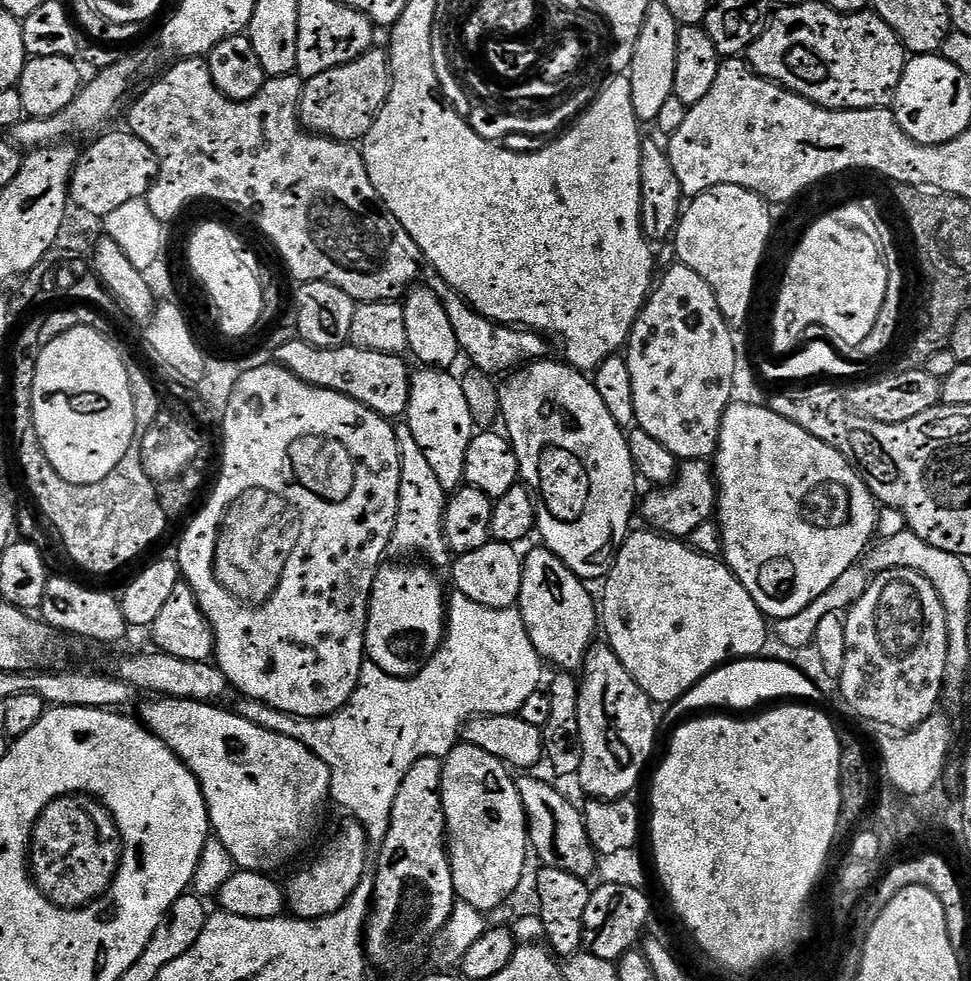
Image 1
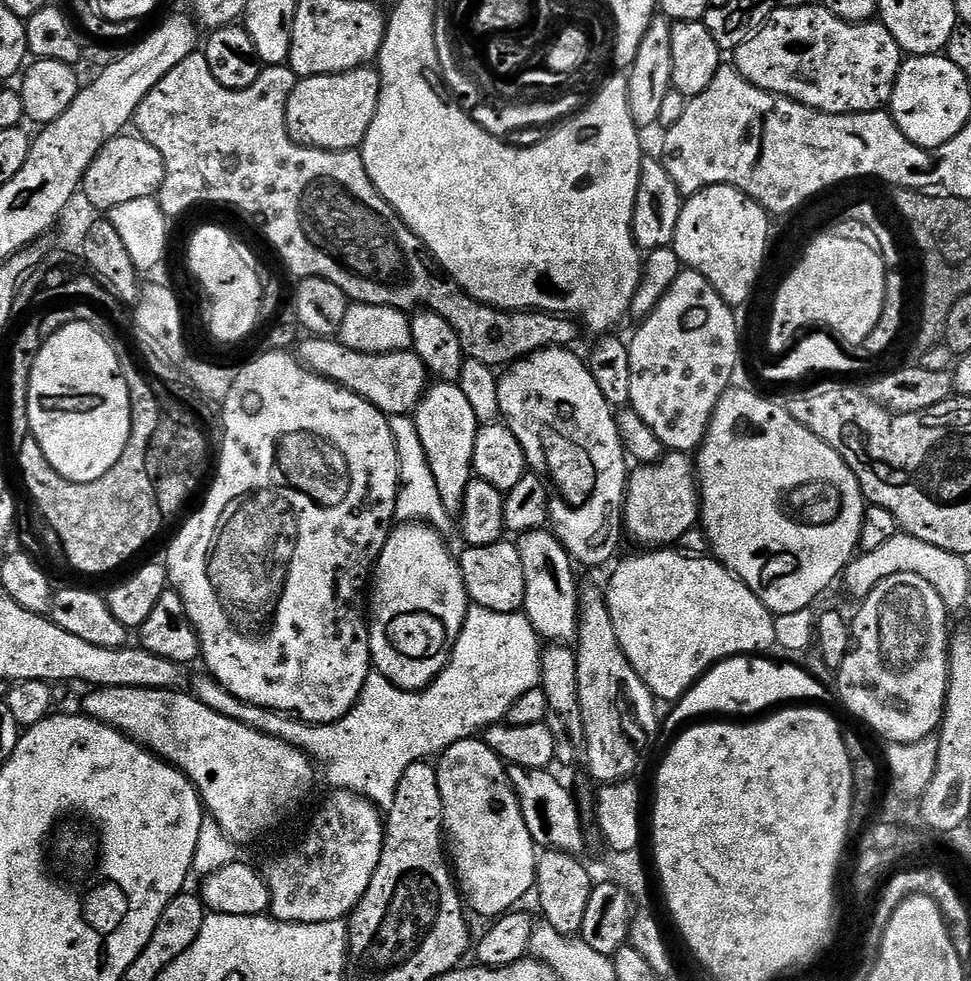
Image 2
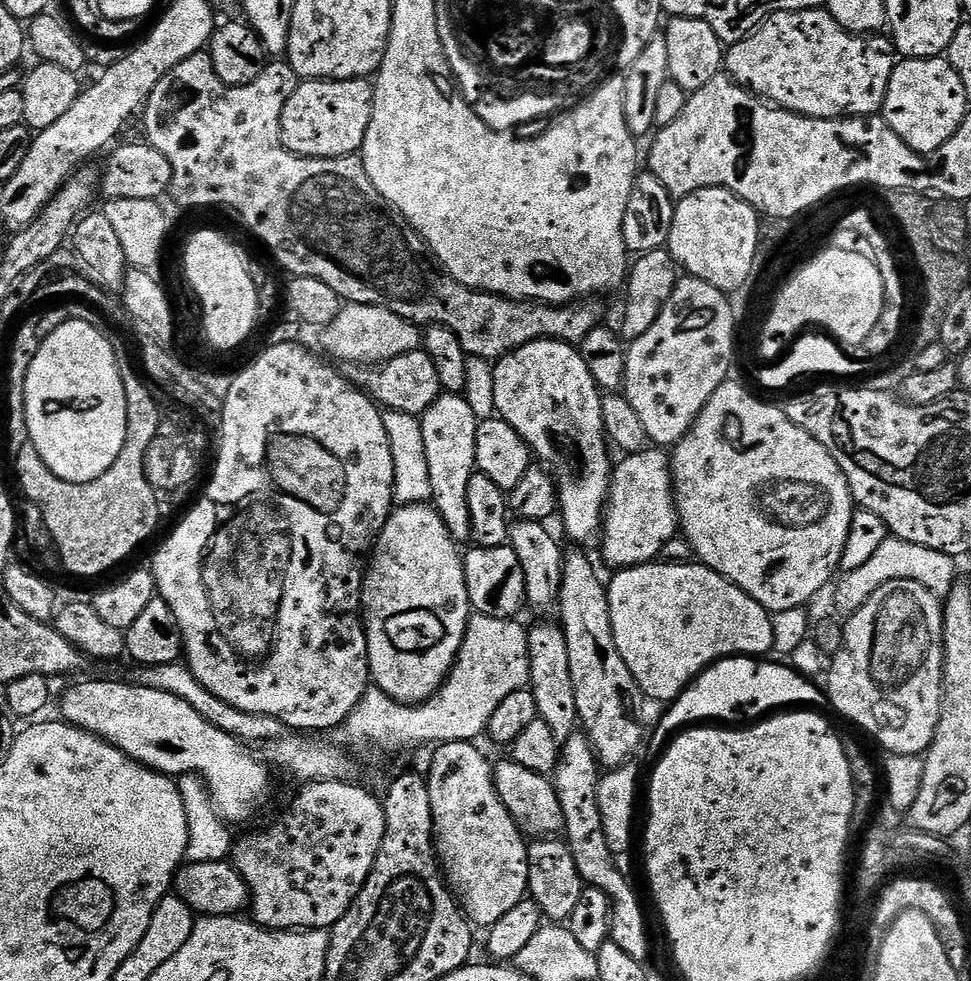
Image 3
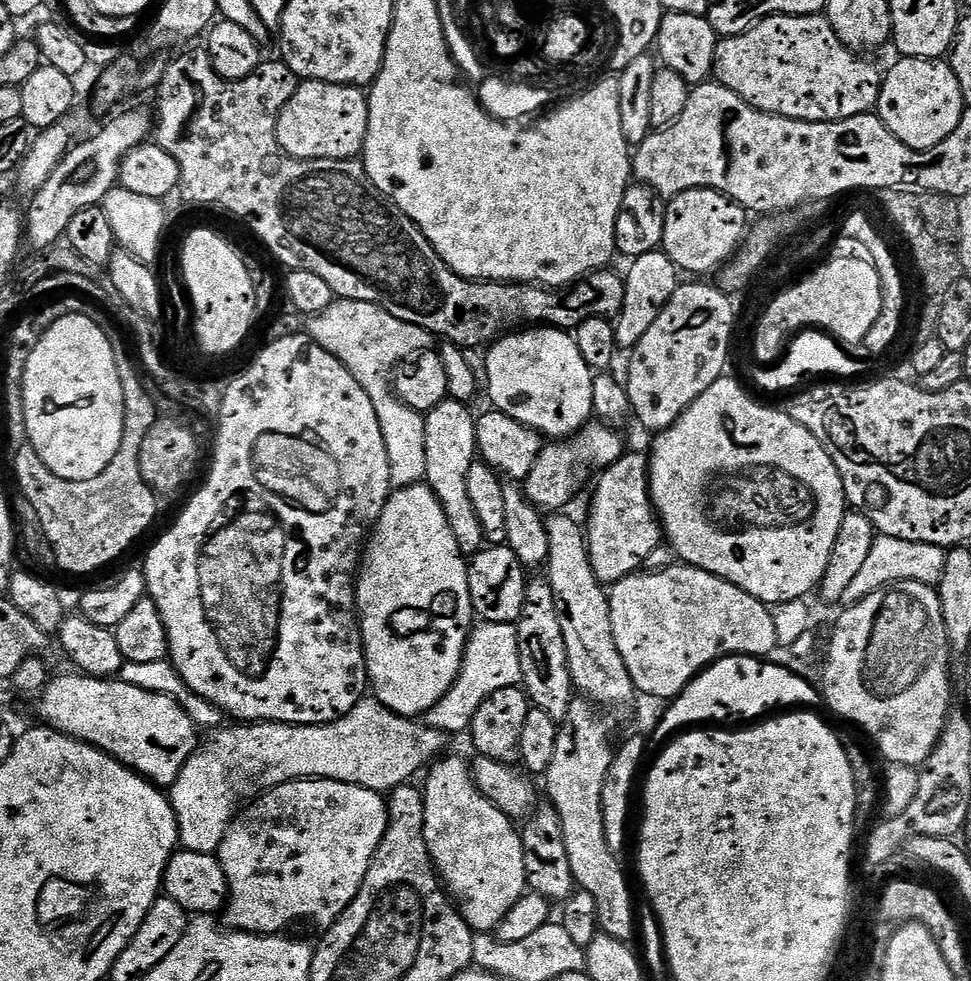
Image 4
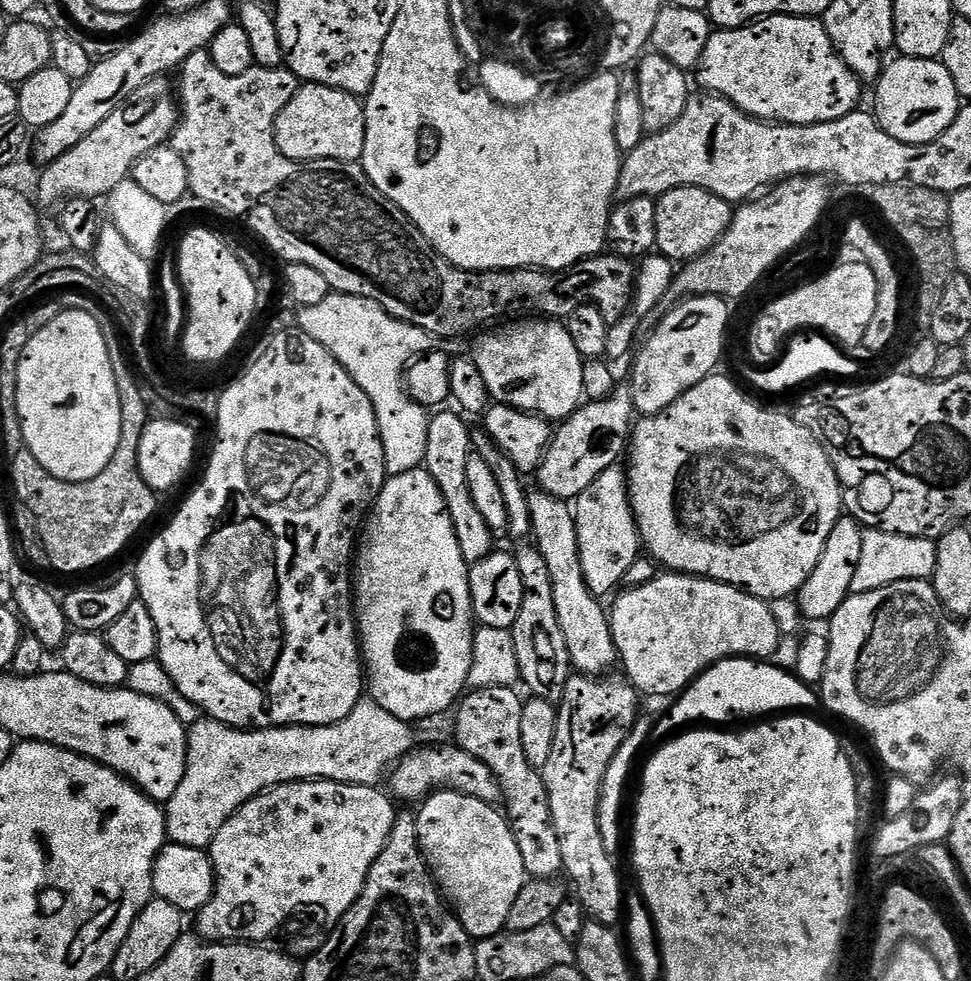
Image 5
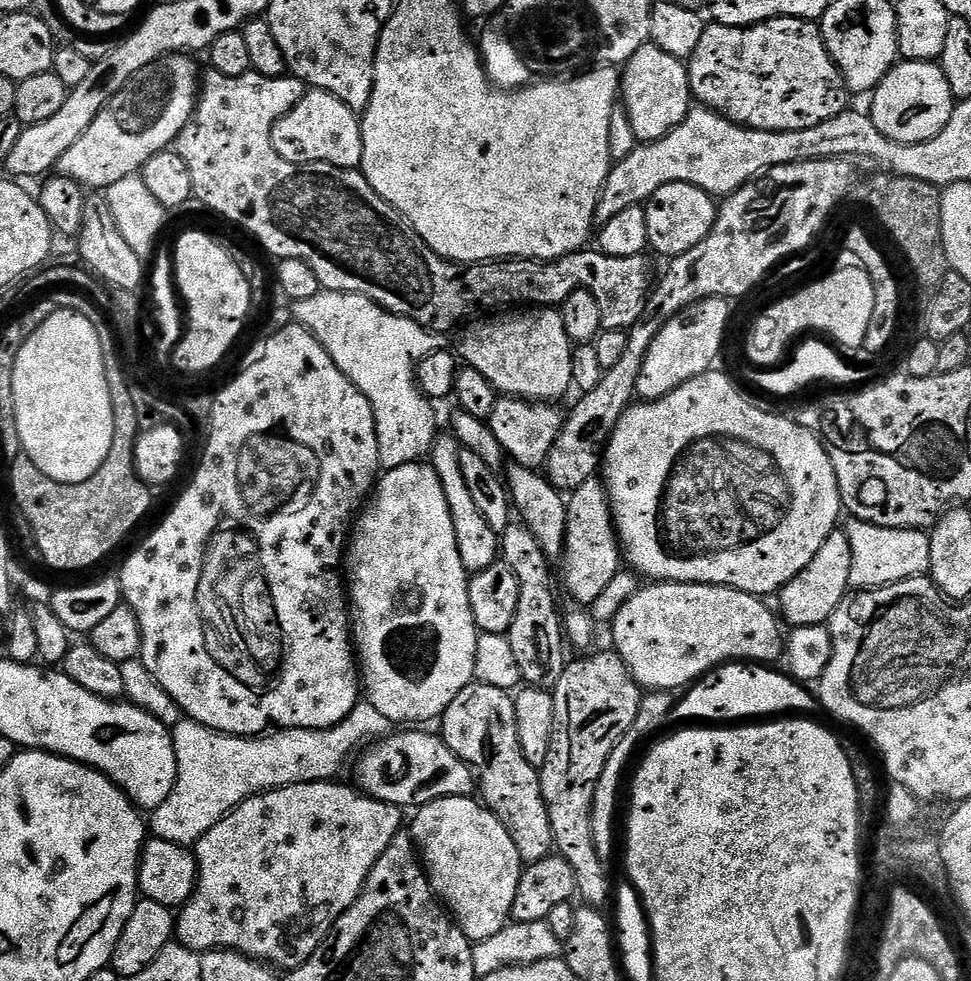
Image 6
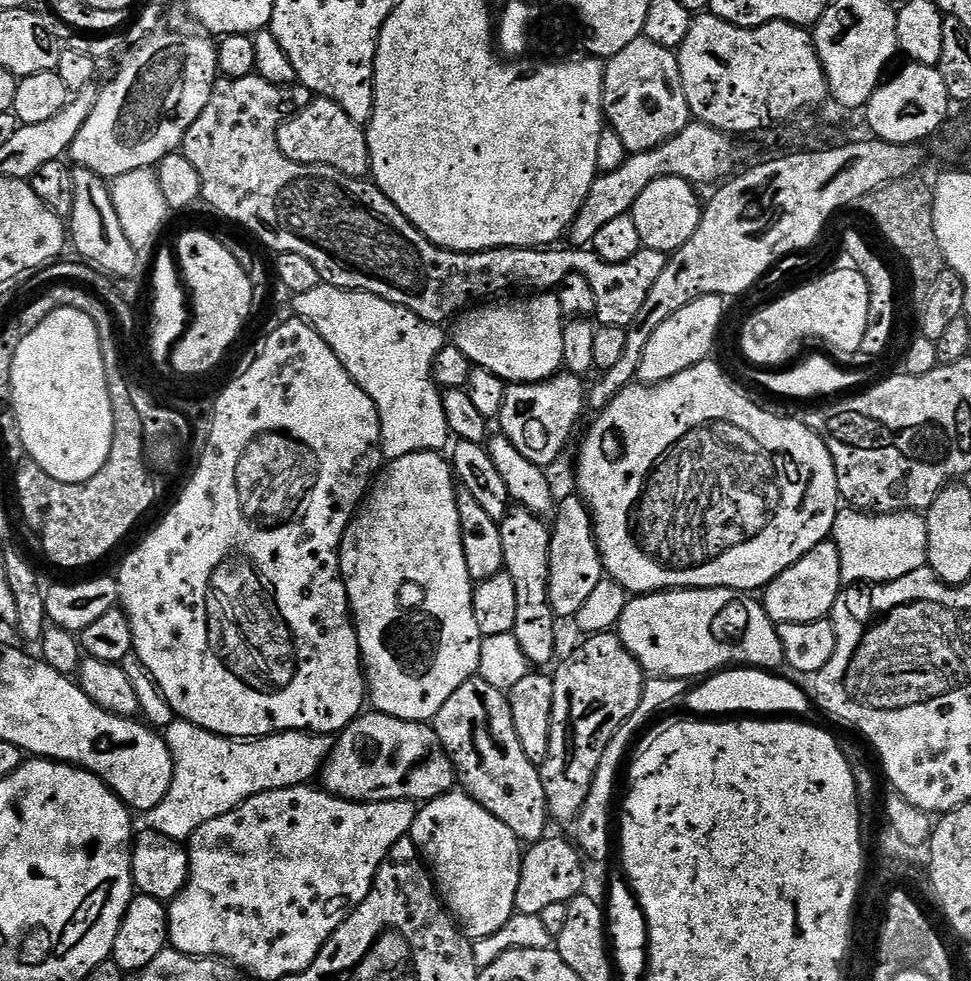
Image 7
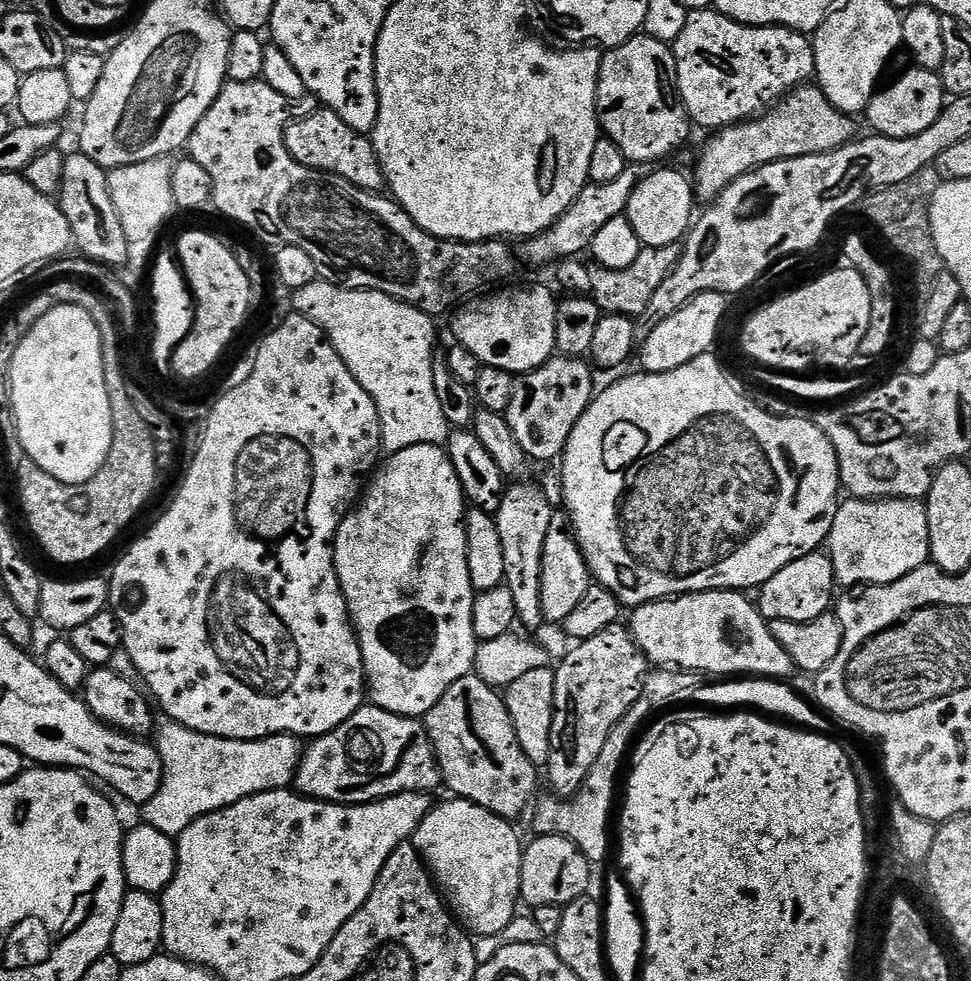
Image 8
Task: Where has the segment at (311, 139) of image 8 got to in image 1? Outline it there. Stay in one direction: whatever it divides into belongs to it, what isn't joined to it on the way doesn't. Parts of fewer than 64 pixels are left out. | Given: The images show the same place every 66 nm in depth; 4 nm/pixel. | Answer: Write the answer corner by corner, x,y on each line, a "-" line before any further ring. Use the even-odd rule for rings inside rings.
373,47
354,62
334,66
334,70
326,70
326,74
304,80
304,93
300,95
300,123
307,131
332,142
363,141
391,89
388,53
383,47

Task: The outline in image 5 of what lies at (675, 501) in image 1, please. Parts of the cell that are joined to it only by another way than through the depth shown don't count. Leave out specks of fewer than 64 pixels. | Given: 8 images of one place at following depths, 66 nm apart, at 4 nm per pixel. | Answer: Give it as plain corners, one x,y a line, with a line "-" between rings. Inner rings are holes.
613,466
602,470
602,474
598,474
598,478
594,478
594,482
590,482
590,486
576,497
574,515
578,554
586,586
598,598
604,598
607,592
615,593
623,585
626,570
630,570
630,566
634,566
634,562
642,556
640,532
636,528
632,503
628,501
625,469

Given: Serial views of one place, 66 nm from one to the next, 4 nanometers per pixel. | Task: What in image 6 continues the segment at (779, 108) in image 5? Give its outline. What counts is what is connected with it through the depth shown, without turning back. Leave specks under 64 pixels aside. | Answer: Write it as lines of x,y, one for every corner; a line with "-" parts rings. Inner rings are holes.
780,16
777,20
767,20
761,24
753,24
750,28
731,28
725,24
709,23
698,41
698,46
686,60
688,70
688,84
692,88
693,97
703,107
711,108
719,116
725,116
730,122
741,124
743,128
753,128
763,132
797,132
810,130
838,114
842,114
848,107
850,93
844,86
844,79
840,77
840,70
830,58
823,38
820,37
819,23
811,20
799,20
793,16

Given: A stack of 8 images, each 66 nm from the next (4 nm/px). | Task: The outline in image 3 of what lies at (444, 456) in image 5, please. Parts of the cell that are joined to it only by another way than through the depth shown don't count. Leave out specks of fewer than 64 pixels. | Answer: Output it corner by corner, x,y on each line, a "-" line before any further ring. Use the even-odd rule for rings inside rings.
441,394
419,417
422,442
426,446
426,466
429,470
431,503
448,528
453,541
467,541
470,530
470,510
466,502
468,480
477,471
476,426
478,415
460,394

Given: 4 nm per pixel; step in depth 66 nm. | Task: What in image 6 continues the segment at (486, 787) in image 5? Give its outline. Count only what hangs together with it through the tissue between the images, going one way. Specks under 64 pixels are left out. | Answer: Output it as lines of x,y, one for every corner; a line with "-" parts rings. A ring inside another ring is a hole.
396,730
365,747
358,756
355,787
363,795
394,804
401,810
419,810
431,800
441,798
475,797
478,781
472,765
458,758
439,735
420,731
424,730

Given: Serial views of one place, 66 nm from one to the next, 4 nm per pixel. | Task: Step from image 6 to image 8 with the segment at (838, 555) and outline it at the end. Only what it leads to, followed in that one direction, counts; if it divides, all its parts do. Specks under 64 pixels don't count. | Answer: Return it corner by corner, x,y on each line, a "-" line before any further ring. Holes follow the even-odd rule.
817,550
790,562
790,566
782,566
782,570
774,574
774,578
760,585
758,612
768,622
773,620
810,622
814,618
825,615
833,607
832,591
837,591
837,588
836,575
832,569
832,557

